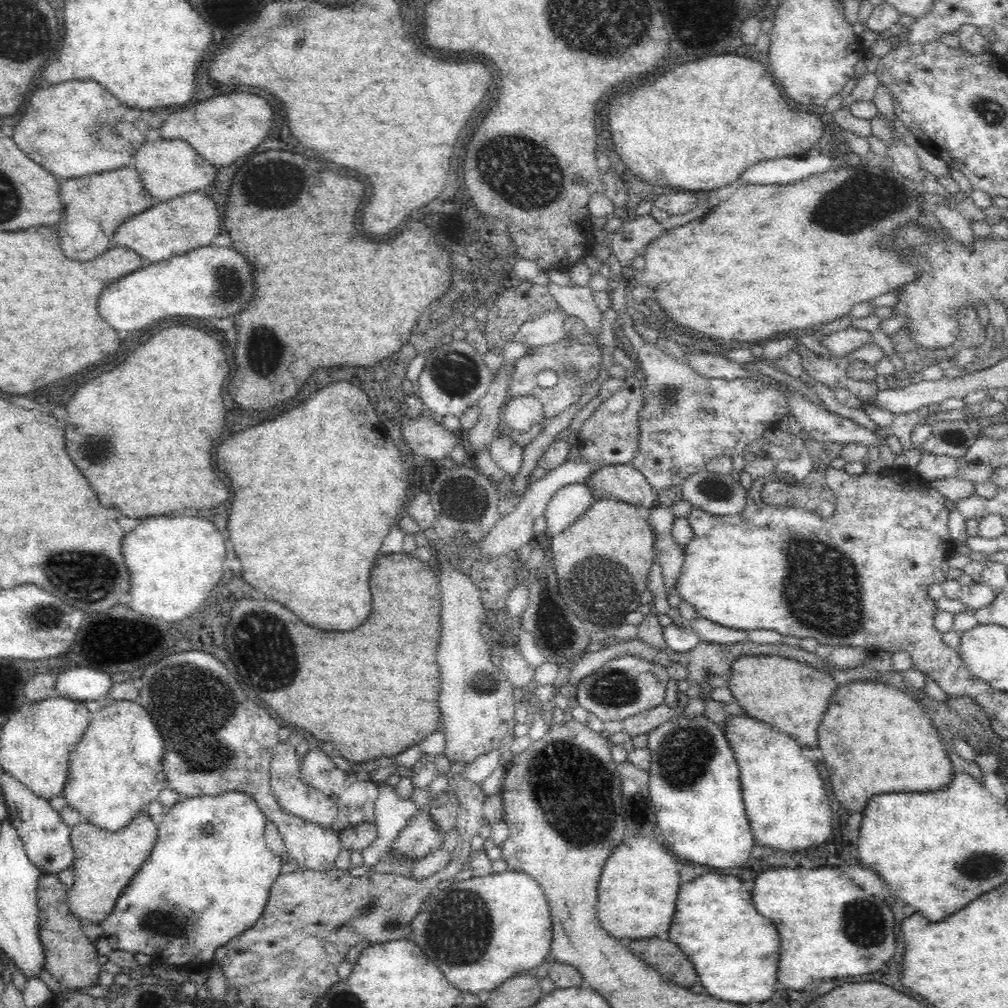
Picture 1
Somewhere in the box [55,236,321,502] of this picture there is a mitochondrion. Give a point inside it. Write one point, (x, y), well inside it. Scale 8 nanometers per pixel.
(229, 282)

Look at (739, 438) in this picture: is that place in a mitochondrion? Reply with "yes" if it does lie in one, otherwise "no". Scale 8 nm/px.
no

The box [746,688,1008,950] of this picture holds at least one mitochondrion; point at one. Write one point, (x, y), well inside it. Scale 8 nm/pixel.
(969, 719)

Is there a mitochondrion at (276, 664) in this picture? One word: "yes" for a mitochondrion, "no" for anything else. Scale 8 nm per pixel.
yes

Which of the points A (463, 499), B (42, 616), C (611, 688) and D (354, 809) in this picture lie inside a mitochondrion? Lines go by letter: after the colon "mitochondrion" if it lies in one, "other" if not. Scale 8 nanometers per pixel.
A: mitochondrion
B: mitochondrion
C: mitochondrion
D: other

